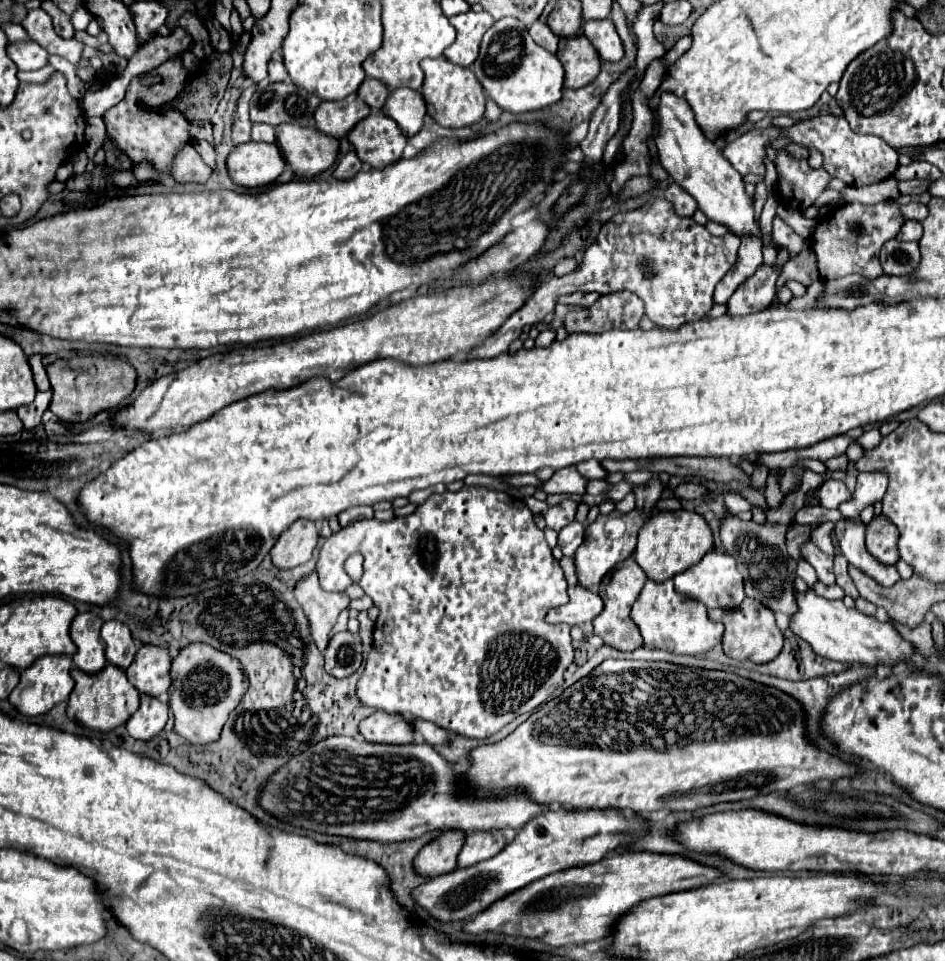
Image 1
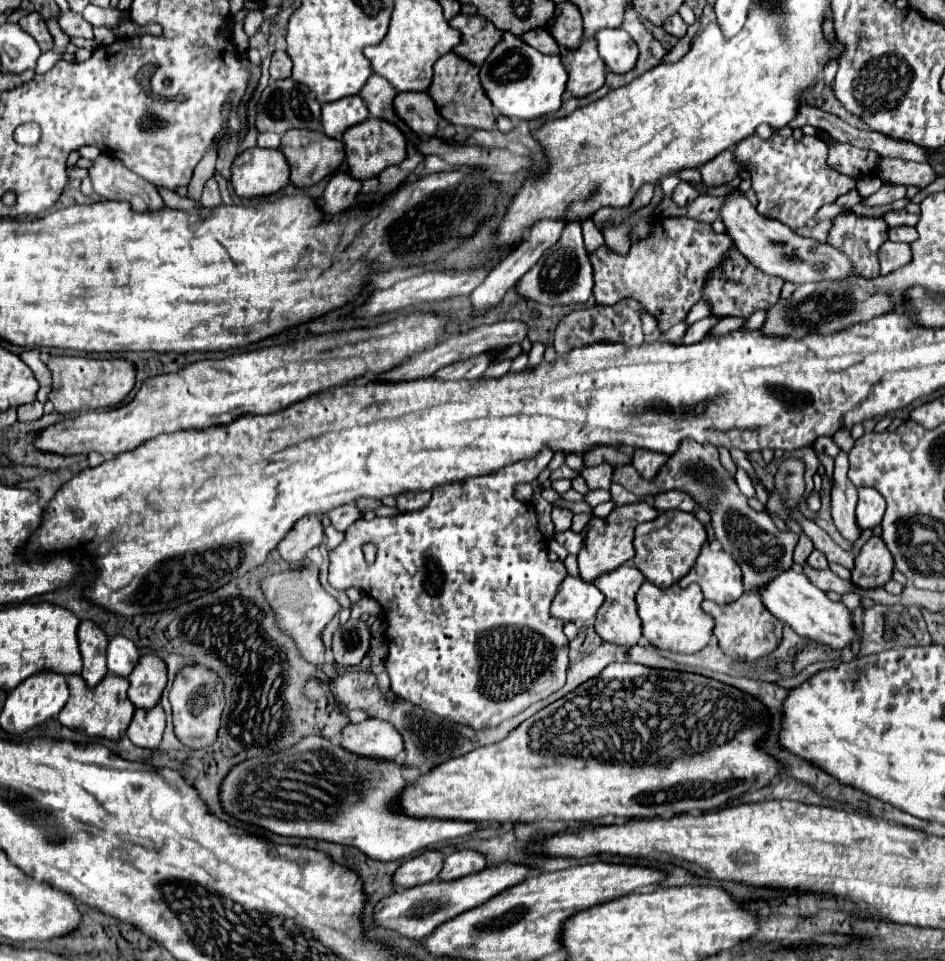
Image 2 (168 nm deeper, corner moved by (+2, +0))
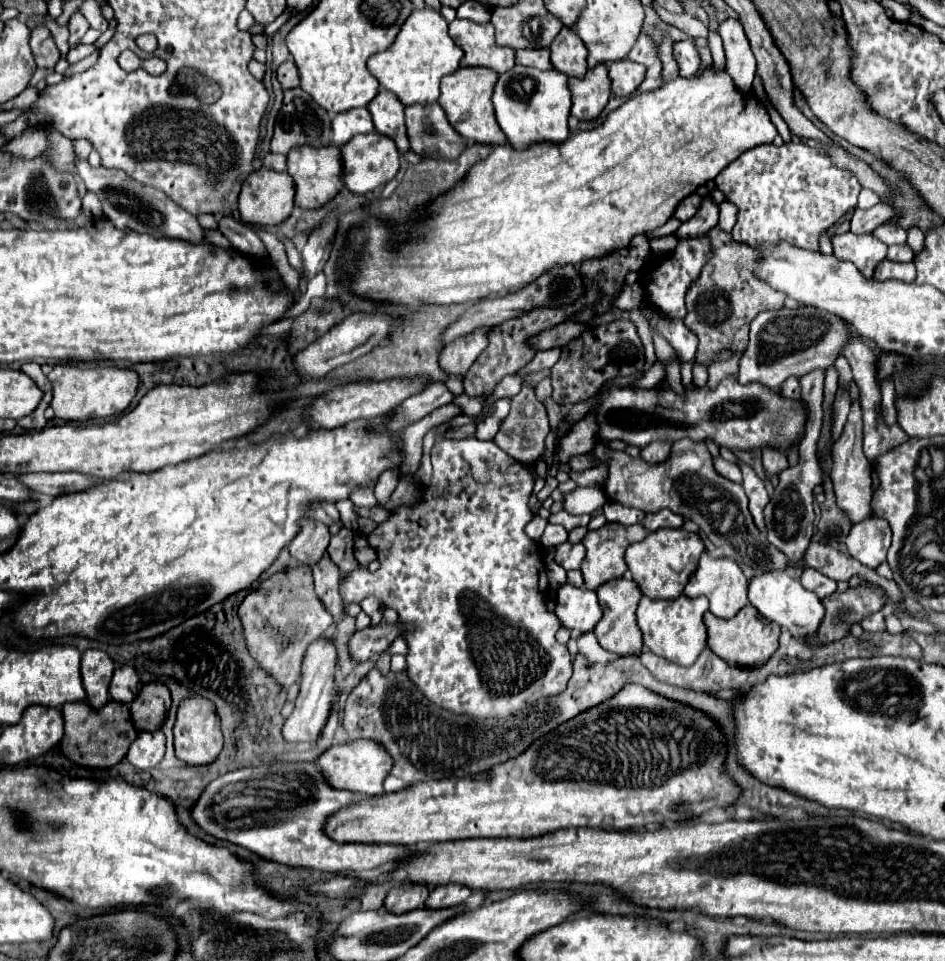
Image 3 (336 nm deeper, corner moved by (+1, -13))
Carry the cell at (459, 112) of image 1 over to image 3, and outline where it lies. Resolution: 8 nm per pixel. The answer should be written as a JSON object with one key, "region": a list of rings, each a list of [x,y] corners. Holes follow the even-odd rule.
{"region":[[[458,68],[454,74],[448,74],[440,82],[440,98],[438,104],[444,108],[452,128],[478,144],[504,144],[506,136],[498,128],[498,122],[494,120],[494,108],[492,108],[492,88],[498,74],[490,68]]]}

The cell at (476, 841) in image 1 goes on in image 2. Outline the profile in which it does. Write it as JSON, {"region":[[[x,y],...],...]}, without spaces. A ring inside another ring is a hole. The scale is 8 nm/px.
{"region":[[[463,849],[463,851],[455,851],[445,859],[445,865],[439,873],[441,881],[453,881],[457,877],[465,877],[471,873],[477,873],[485,869],[485,857],[477,851],[471,849]]]}

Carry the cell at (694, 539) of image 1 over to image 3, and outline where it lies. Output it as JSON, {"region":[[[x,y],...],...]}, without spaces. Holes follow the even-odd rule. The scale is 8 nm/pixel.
{"region":[[[684,528],[676,530],[656,530],[650,532],[642,542],[628,546],[626,564],[632,572],[634,582],[640,586],[646,598],[678,598],[684,590],[684,584],[696,572],[698,558],[704,552],[704,542],[698,534],[686,532]]]}

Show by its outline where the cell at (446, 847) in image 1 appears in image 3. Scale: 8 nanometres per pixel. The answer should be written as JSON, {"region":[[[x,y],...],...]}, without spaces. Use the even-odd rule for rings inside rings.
{"region":[[[398,884],[390,888],[384,900],[384,908],[392,914],[402,914],[412,908],[424,906],[428,894],[430,890],[426,884]]]}

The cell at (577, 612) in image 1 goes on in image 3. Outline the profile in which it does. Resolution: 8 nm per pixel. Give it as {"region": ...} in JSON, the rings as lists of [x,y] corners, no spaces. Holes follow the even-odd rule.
{"region":[[[564,584],[556,598],[556,616],[568,630],[590,632],[602,618],[602,608],[594,590]]]}

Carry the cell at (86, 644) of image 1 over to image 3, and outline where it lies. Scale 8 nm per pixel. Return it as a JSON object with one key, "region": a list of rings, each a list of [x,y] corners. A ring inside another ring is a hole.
{"region":[[[86,650],[82,654],[82,682],[86,690],[86,700],[92,708],[102,708],[108,696],[108,684],[112,680],[114,662],[102,650]]]}

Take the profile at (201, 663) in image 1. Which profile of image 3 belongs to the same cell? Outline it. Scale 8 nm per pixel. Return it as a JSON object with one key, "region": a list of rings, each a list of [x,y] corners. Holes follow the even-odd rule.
{"region":[[[194,694],[180,702],[176,712],[176,722],[174,722],[174,748],[176,748],[176,756],[186,764],[210,764],[220,754],[222,750],[220,720],[214,704],[204,696]]]}

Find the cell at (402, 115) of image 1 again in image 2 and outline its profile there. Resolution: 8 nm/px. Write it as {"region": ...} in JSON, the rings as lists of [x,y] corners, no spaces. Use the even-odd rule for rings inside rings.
{"region":[[[399,93],[395,111],[419,137],[435,137],[441,115],[429,93]]]}

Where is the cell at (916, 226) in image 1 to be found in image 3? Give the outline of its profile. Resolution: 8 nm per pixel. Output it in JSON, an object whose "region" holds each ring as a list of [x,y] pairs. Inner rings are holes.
{"region":[[[902,244],[902,246],[890,246],[888,248],[888,258],[890,260],[896,260],[896,262],[912,262],[914,258],[914,252],[908,244]]]}

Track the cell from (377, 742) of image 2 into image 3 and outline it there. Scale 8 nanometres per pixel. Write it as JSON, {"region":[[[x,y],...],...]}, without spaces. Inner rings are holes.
{"region":[[[354,740],[354,742],[330,746],[316,760],[316,764],[322,768],[322,772],[326,774],[326,778],[334,788],[344,788],[344,790],[352,790],[368,796],[378,796],[384,792],[382,782],[386,780],[392,768],[392,760],[386,748],[382,748],[382,744],[374,744],[374,740]]]}

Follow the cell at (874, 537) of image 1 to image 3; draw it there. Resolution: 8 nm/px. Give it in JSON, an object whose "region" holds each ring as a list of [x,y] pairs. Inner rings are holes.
{"region":[[[862,582],[856,588],[848,588],[846,592],[834,592],[822,600],[826,608],[826,616],[818,628],[818,634],[810,638],[816,644],[840,640],[848,634],[850,624],[860,622],[864,616],[878,612],[886,606],[886,596],[882,596],[882,588],[872,582]]]}

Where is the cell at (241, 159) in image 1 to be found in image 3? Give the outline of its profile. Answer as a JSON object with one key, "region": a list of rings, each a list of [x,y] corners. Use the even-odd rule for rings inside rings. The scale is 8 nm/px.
{"region":[[[256,168],[248,174],[246,184],[242,184],[242,192],[238,196],[238,210],[242,216],[242,222],[254,222],[254,224],[266,224],[274,226],[280,224],[290,216],[294,208],[294,180],[288,172],[274,172],[270,168]]]}

